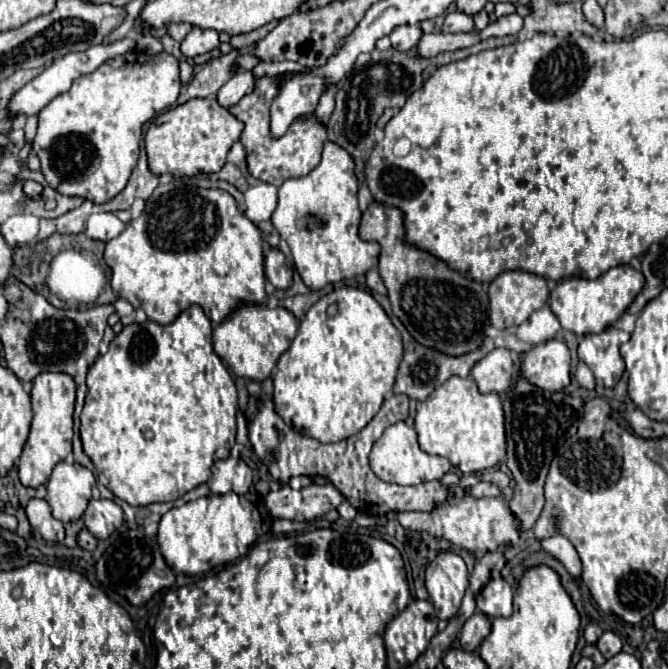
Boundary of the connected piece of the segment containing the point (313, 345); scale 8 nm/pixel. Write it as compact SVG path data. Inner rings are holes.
M353 287L333 291L321 297L307 311L305 319L299 325L295 341L277 361L277 373L273 375L275 411L289 427L307 437L313 437L321 443L343 441L359 433L379 411L385 393L393 389L401 357L403 357L401 335L369 291ZM331 303L337 303L337 313L333 317L327 315L327 307Z

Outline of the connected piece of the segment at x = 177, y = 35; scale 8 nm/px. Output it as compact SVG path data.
M175 23L173 27L167 27L169 29L169 35L175 39L175 41L183 41L185 35L191 31L191 25L189 23Z

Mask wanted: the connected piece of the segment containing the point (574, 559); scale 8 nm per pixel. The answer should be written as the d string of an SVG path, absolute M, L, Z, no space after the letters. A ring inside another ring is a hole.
M555 533L547 539L541 539L541 547L545 551L549 551L553 557L557 557L565 567L567 571L573 575L573 577L579 577L581 575L581 561L579 561L579 555L575 551L575 547L571 545L571 541L567 541L561 533Z

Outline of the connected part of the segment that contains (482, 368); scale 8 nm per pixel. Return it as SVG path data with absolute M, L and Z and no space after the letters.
M493 349L485 359L481 359L471 377L475 379L481 393L503 393L511 387L515 377L515 365L511 351L507 349Z

